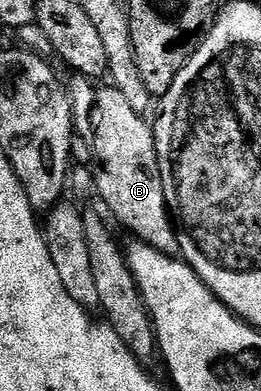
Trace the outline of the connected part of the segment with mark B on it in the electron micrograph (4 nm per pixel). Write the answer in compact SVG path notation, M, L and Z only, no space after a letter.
M108 85L108 88L97 97L90 88L84 87L74 95L74 127L77 132L88 135L92 142L92 151L96 154L96 159L100 162L100 172L96 175L96 187L100 190L100 195L104 198L106 206L112 210L111 218L117 224L121 223L128 231L133 231L135 238L139 242L160 251L163 255L176 257L181 254L180 240L181 232L172 228L174 215L168 212L170 207L170 191L164 188L164 171L160 168L160 155L156 152L156 135L148 128L149 120L143 115L139 115L126 101L126 97L121 91L117 91L115 86Z

